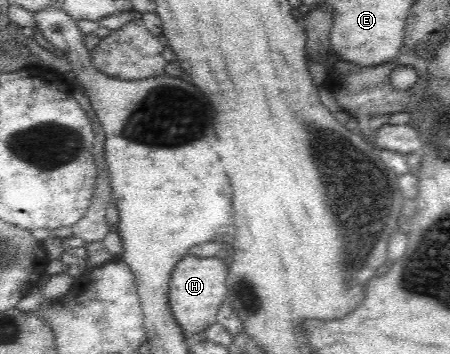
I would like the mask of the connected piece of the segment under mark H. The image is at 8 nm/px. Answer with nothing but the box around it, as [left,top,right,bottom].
[168,254,228,337]

